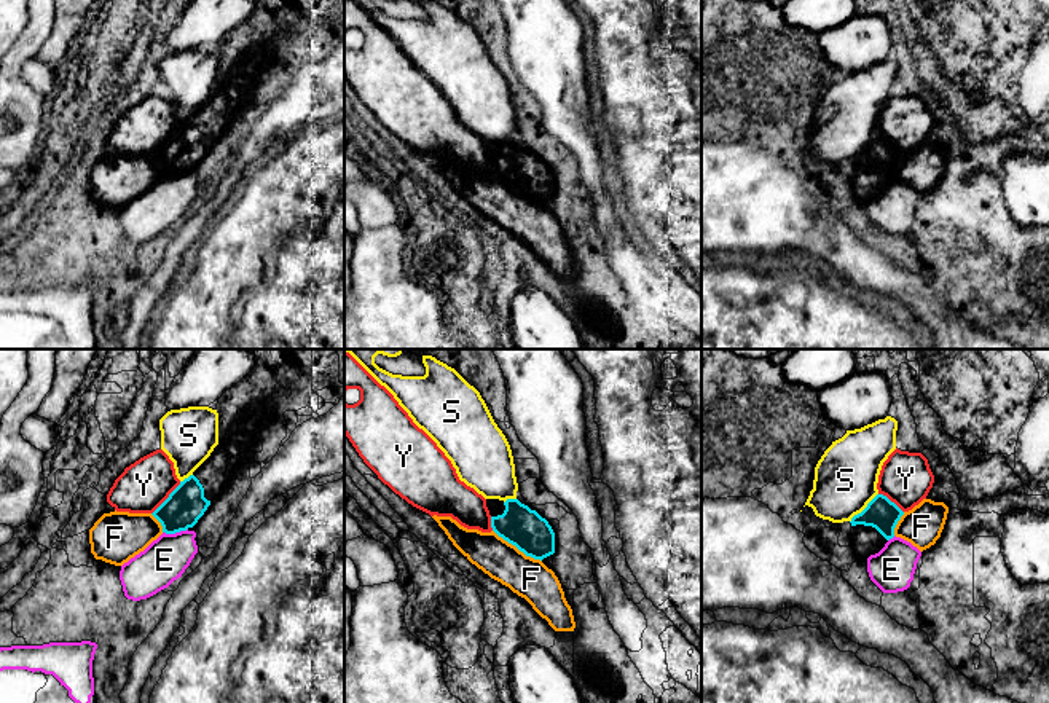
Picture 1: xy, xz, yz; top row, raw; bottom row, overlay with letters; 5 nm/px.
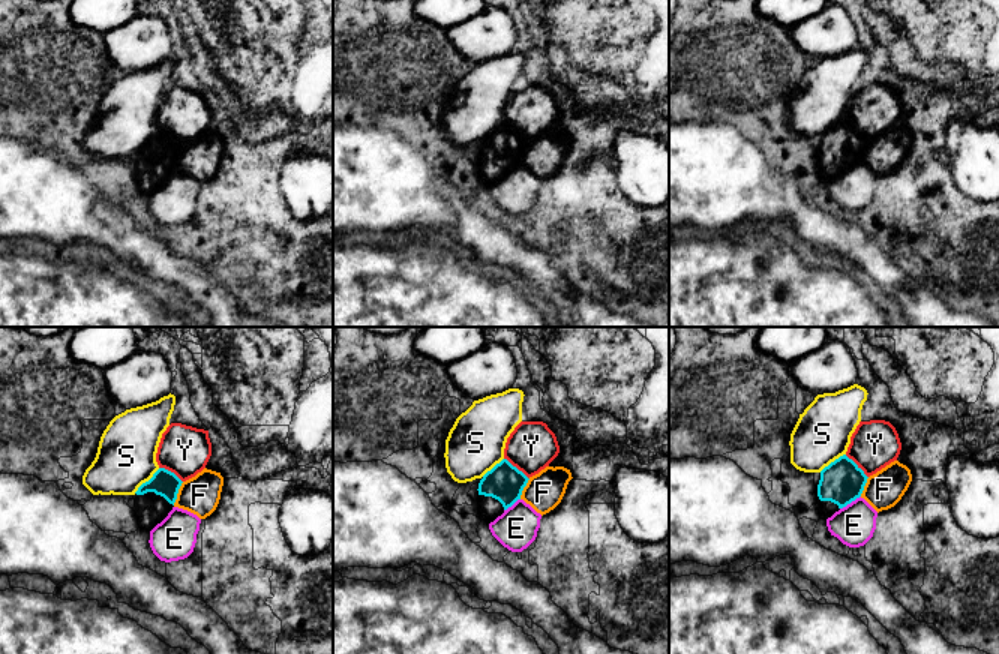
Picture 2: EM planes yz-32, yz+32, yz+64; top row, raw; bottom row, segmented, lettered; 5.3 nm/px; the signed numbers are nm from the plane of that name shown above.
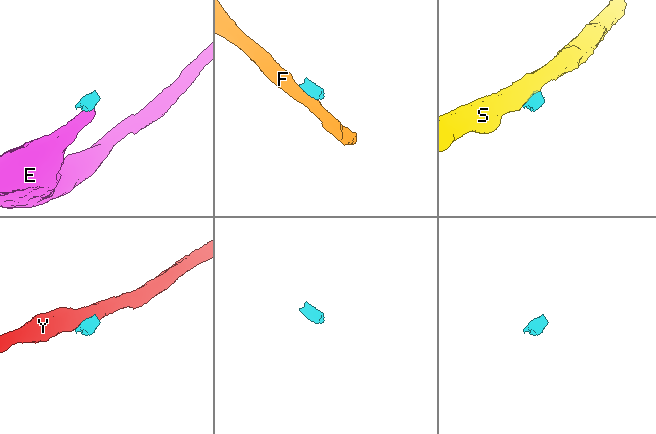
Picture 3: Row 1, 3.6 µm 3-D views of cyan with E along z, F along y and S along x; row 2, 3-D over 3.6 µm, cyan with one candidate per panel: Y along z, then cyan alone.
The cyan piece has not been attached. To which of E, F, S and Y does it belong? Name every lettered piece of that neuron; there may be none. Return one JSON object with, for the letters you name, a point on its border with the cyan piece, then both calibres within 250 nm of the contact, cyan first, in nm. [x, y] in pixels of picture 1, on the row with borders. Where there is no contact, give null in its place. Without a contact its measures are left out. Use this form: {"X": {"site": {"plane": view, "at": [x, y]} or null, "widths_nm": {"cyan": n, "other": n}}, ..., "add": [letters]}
{"add": []}

